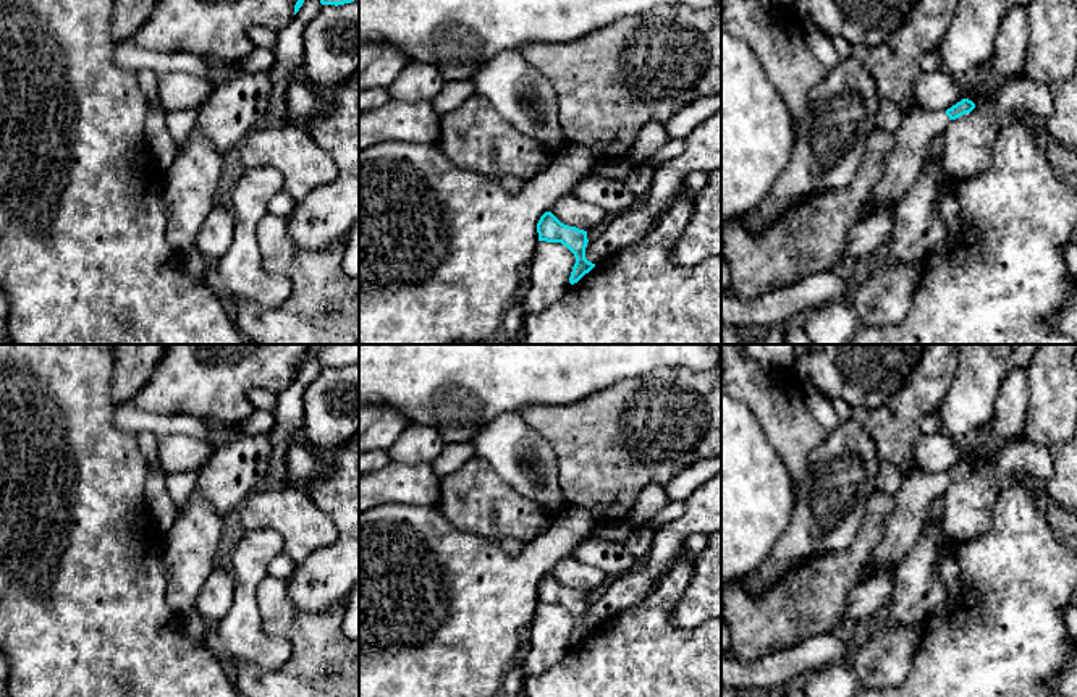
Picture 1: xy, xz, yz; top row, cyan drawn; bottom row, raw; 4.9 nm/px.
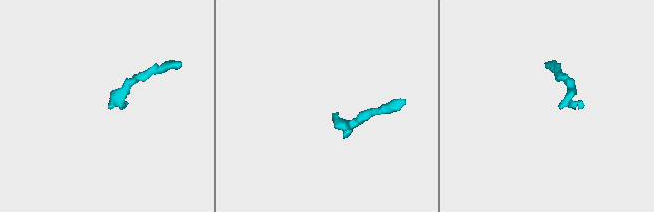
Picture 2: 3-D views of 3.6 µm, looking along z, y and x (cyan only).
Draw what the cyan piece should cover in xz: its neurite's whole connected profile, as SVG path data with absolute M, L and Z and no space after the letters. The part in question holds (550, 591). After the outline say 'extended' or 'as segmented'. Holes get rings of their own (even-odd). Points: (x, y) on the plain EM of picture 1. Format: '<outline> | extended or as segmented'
M545 574L537 585L538 603L561 605L576 619L569 645L577 645L595 626L585 621L587 594L561 585L551 574Z | as segmented

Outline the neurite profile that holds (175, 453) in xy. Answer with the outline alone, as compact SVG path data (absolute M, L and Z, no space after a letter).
M186 433L165 435L157 440L158 469L168 475L173 472L199 472L217 448L207 440Z

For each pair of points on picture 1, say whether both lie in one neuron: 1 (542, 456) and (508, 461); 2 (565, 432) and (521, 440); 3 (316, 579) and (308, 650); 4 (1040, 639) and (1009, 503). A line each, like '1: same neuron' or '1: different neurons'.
1: same neuron
2: different neurons
3: different neurons
4: same neuron

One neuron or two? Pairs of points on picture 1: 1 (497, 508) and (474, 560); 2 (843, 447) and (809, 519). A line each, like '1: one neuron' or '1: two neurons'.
1: two neurons
2: one neuron

